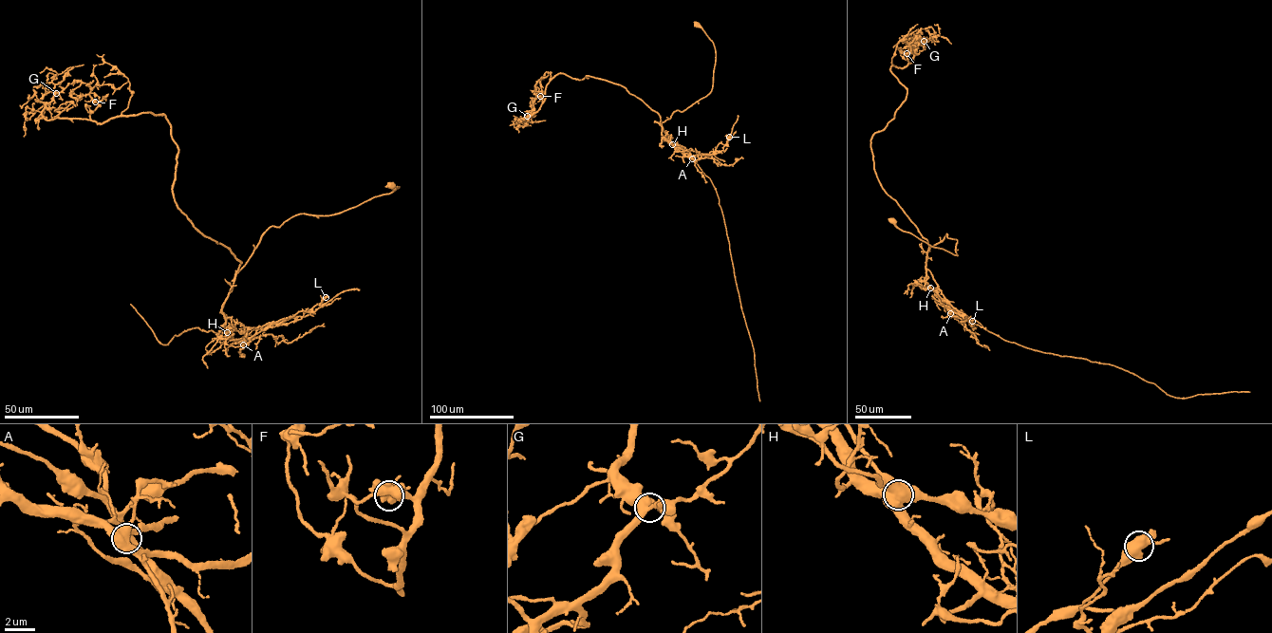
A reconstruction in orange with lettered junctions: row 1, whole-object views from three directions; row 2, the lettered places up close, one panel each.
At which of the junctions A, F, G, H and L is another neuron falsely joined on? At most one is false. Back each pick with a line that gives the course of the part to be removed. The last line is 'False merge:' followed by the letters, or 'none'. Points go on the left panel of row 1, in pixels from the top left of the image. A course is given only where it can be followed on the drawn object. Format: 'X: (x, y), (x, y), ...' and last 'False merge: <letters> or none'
H: (227, 332), (252, 336), (230, 339), (196, 327), (163, 344), (130, 304)
False merge: H

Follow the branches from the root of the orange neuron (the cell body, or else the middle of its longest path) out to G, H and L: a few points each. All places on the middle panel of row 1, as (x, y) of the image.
G: (696, 25), (716, 52), (712, 87), (664, 121), (622, 85), (561, 73), (538, 109), (527, 116)
H: (696, 25), (714, 45), (713, 85), (706, 96), (682, 111), (674, 111), (662, 122), (662, 136), (672, 144)
L: (696, 25), (714, 45), (713, 85), (706, 96), (662, 122), (663, 139), (711, 155), (722, 150), (729, 137)

